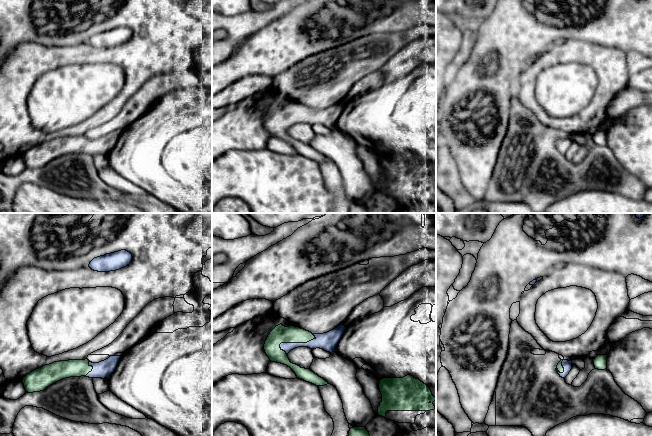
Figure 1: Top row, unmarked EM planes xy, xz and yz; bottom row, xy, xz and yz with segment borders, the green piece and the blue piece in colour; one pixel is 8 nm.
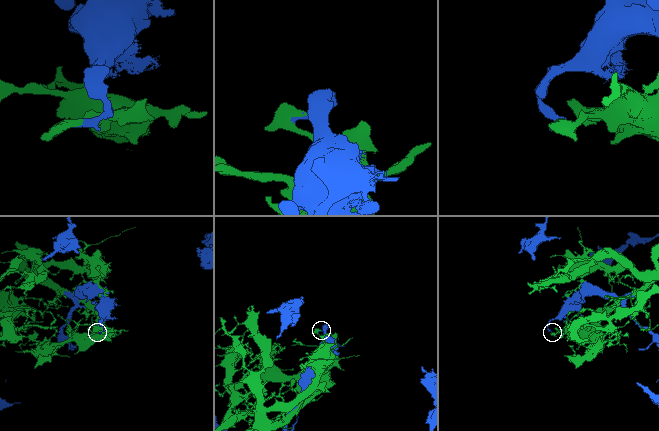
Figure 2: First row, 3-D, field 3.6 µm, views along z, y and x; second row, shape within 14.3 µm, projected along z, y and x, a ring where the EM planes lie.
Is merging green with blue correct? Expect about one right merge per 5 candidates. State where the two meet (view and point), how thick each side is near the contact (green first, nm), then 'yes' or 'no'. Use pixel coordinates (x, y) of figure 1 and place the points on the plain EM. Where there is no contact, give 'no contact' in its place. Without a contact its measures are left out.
xz (296, 118) | 140/140 nm | no

